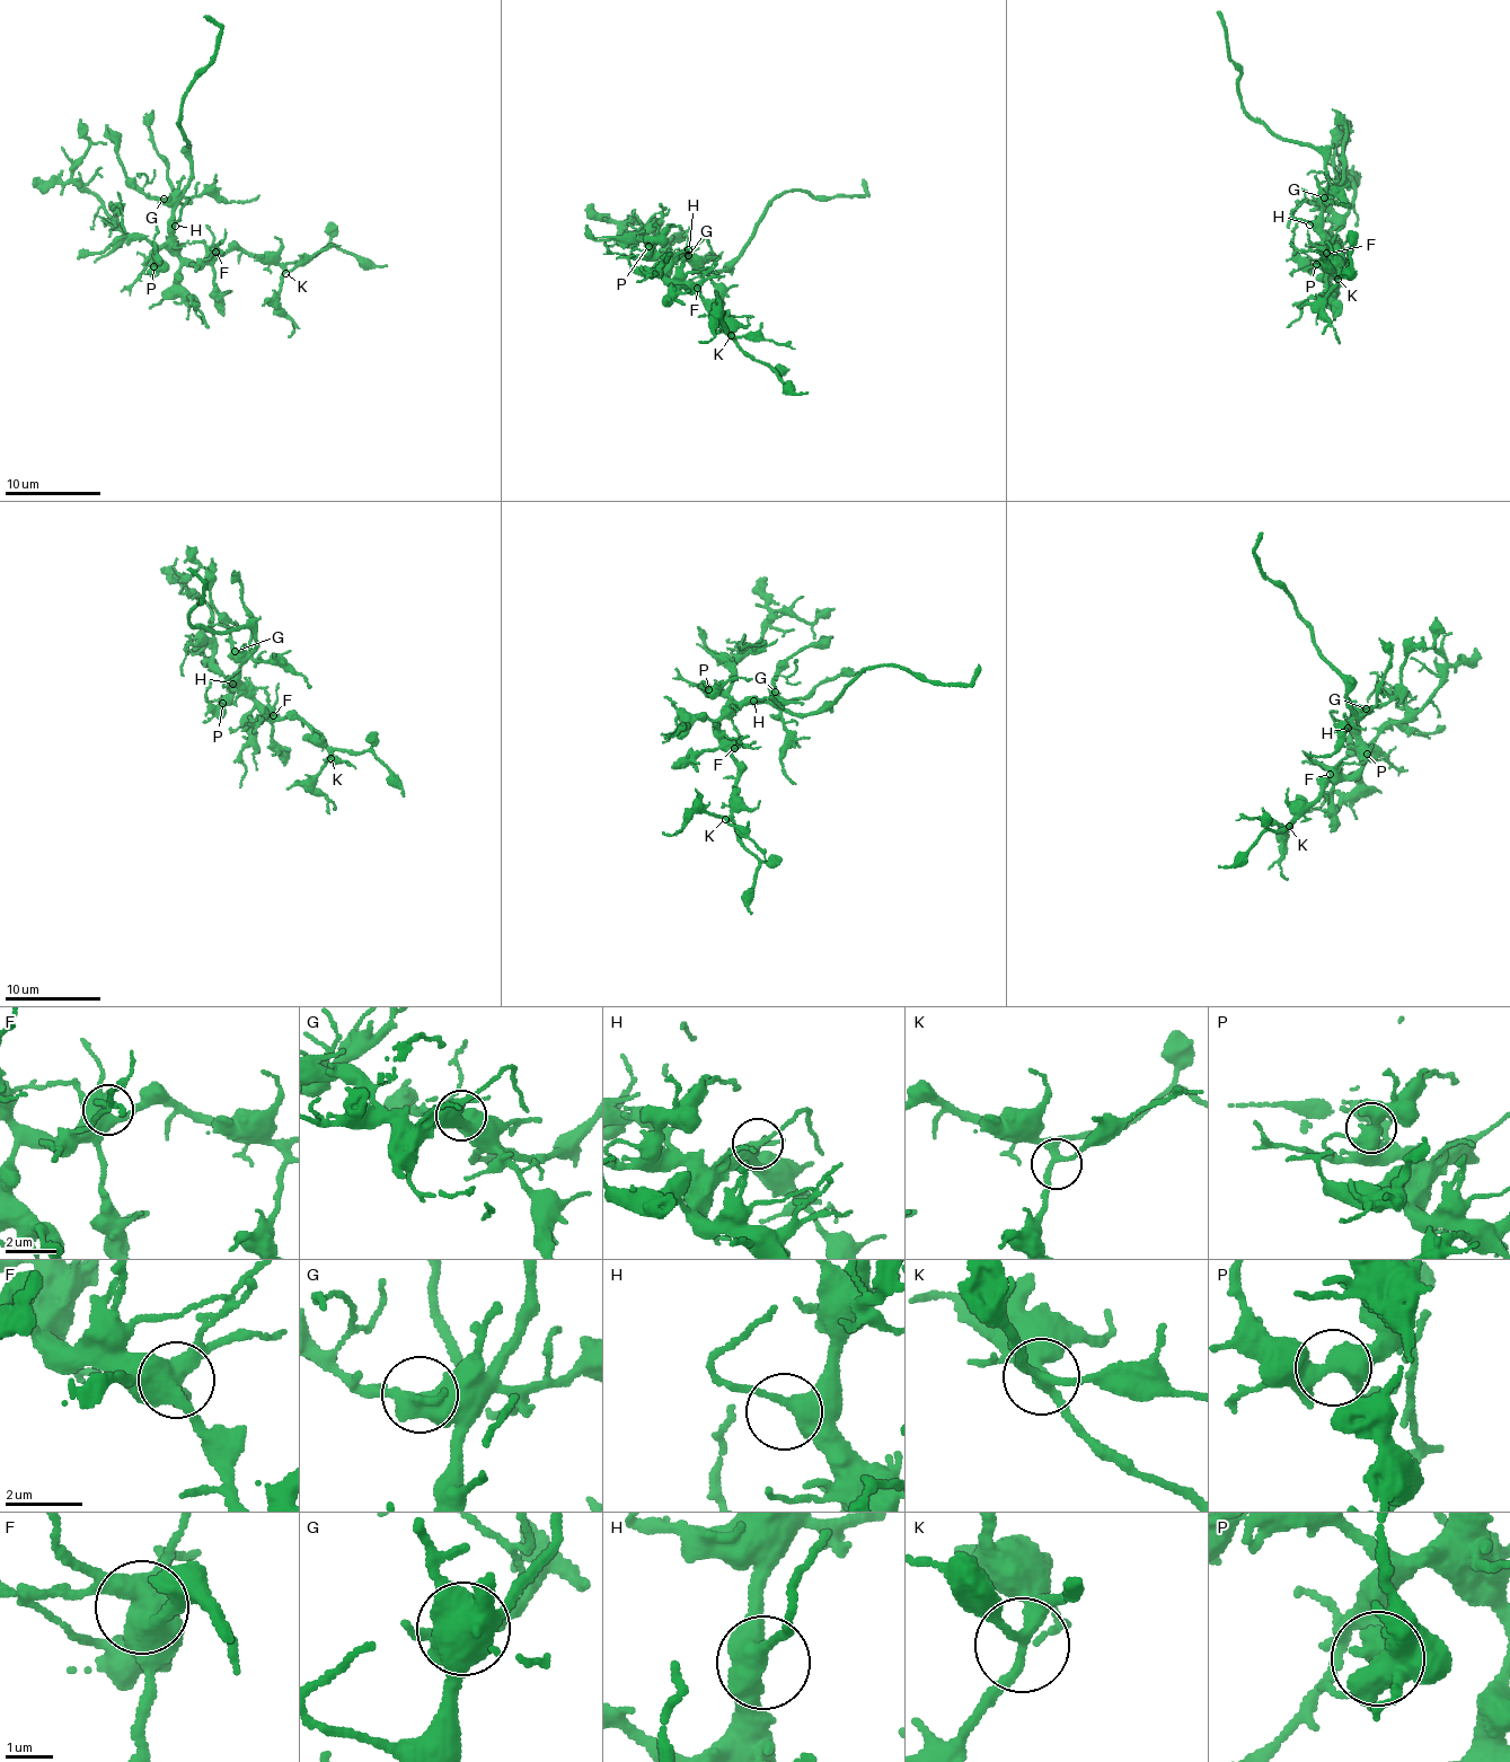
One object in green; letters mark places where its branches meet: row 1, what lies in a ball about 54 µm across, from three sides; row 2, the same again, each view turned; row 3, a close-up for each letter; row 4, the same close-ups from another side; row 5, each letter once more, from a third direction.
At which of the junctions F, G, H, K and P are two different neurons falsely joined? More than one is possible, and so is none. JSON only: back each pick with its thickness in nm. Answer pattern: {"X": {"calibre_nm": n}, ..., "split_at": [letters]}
{"split_at": []}

